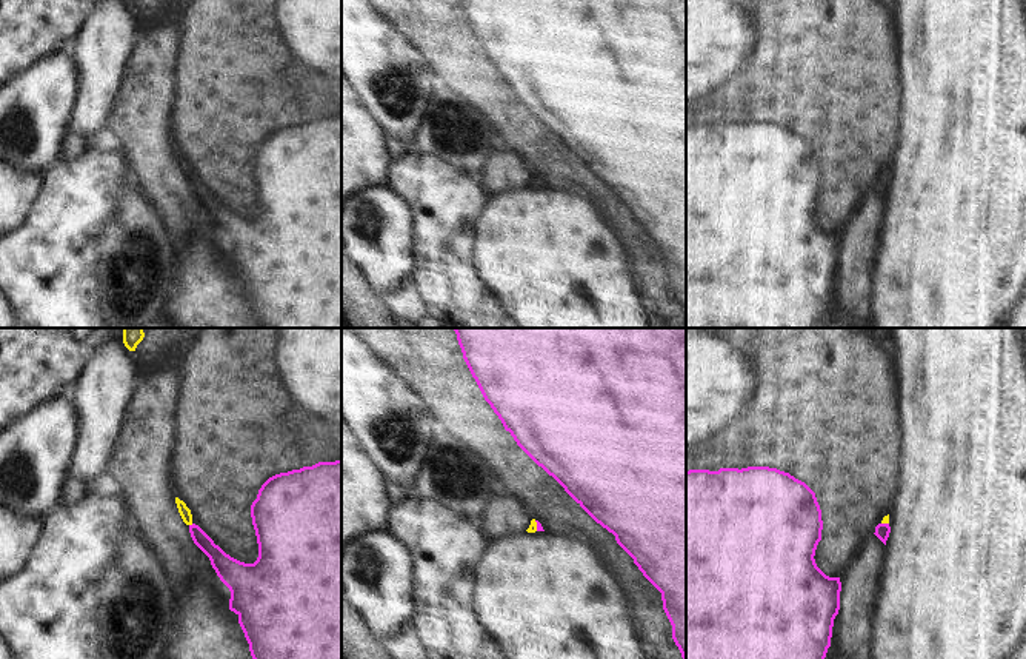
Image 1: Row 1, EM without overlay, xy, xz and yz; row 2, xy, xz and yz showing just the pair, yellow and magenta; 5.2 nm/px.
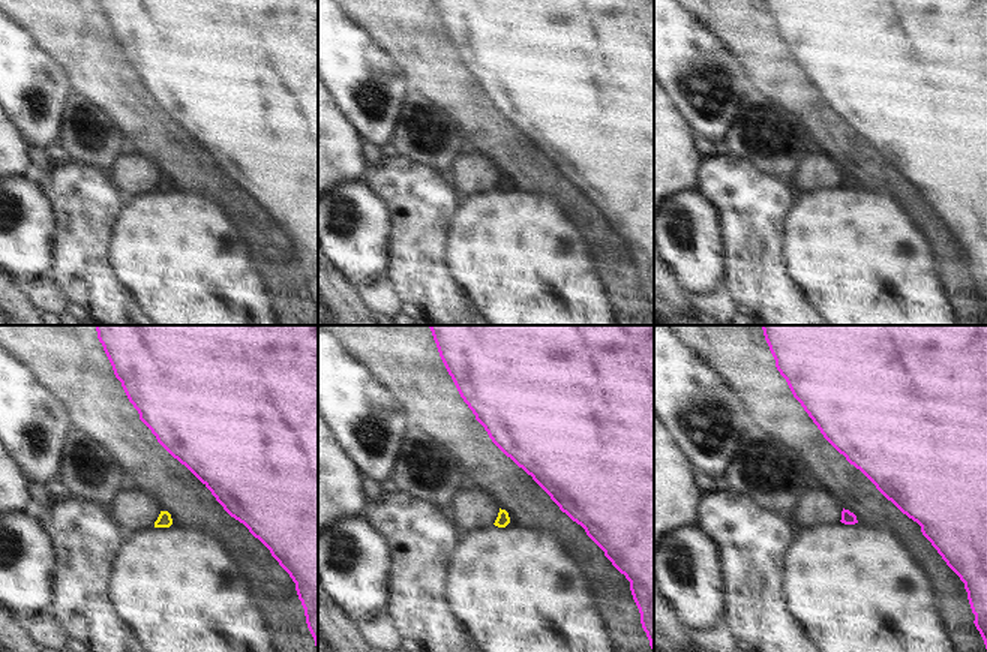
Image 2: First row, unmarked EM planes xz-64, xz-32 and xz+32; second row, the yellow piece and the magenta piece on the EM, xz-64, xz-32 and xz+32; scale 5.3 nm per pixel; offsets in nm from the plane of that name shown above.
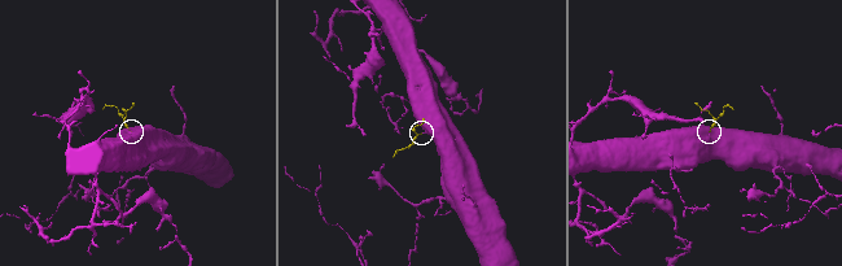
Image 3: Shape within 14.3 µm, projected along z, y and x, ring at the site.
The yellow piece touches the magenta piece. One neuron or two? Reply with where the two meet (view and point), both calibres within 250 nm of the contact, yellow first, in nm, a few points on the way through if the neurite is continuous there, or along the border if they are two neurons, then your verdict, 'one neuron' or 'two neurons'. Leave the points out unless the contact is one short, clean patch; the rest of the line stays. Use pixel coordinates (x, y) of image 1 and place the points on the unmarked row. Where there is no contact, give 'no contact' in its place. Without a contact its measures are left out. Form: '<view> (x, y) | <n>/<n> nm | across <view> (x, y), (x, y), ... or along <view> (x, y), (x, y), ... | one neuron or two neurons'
xz (536, 180) | 50/30 nm | across xz (532, 182), (536, 180), (539, 180) | one neuron

